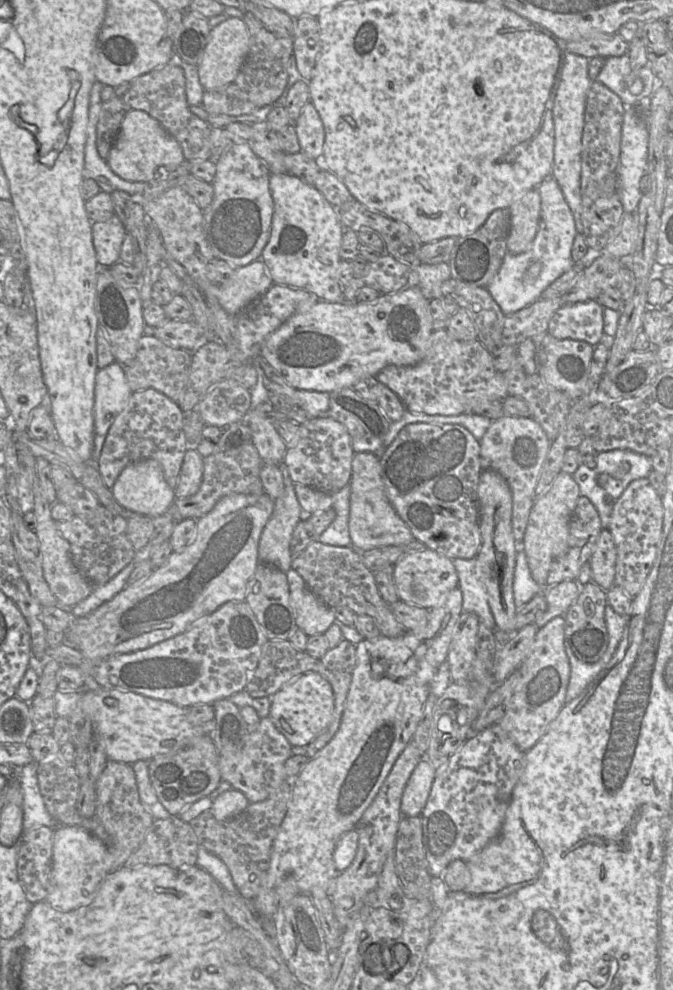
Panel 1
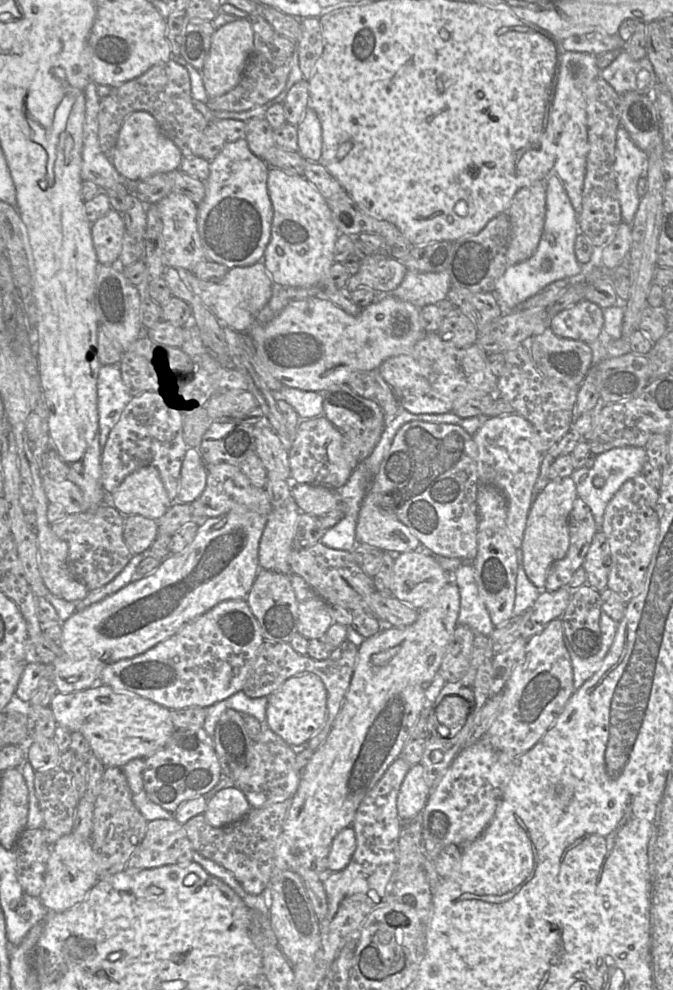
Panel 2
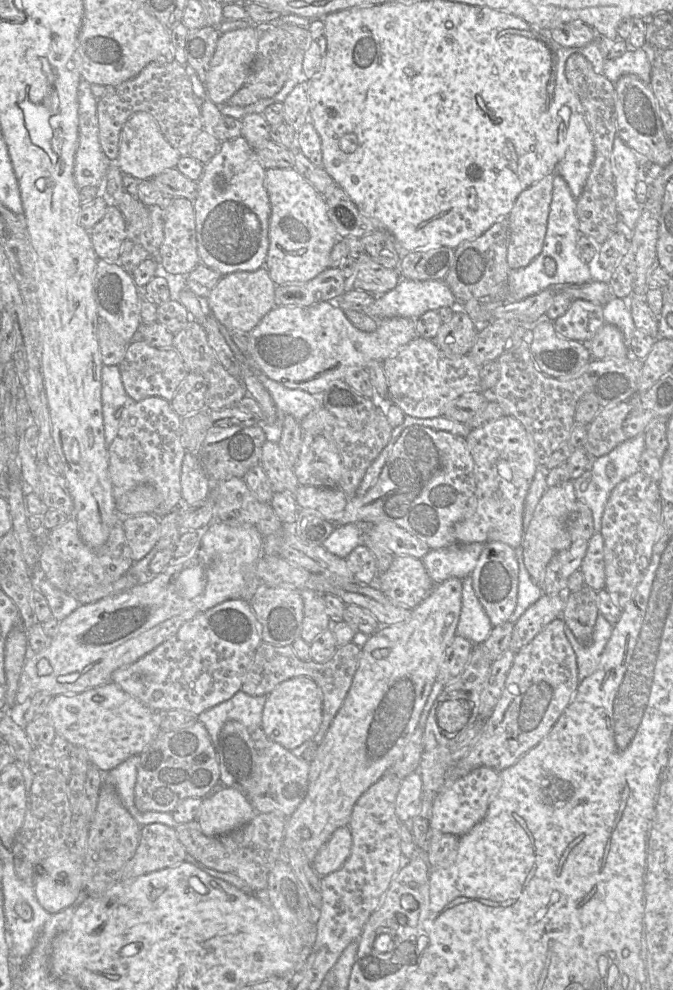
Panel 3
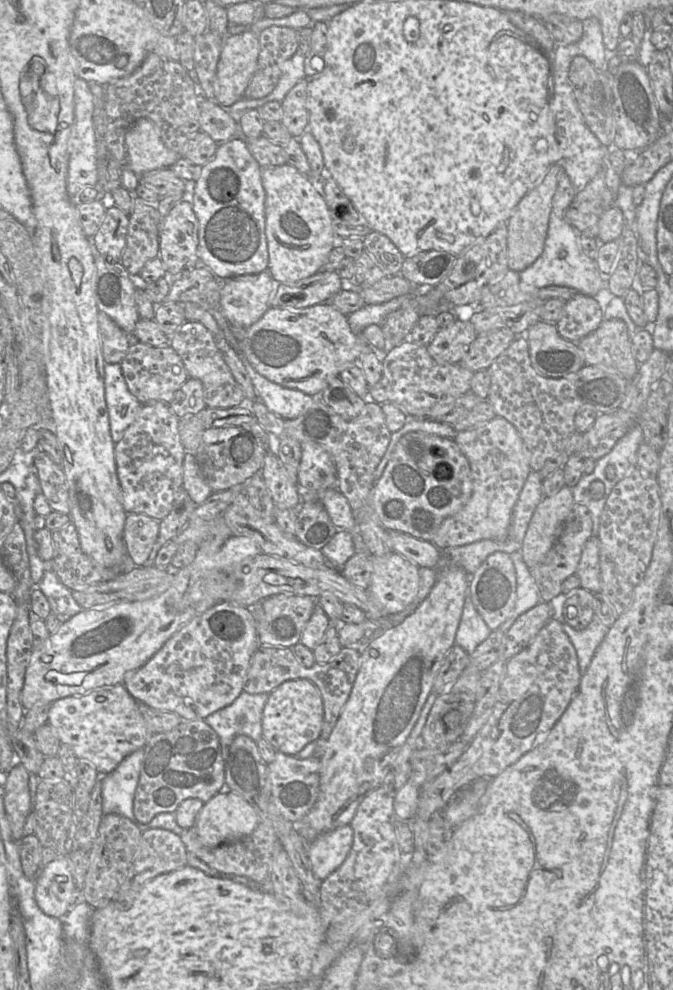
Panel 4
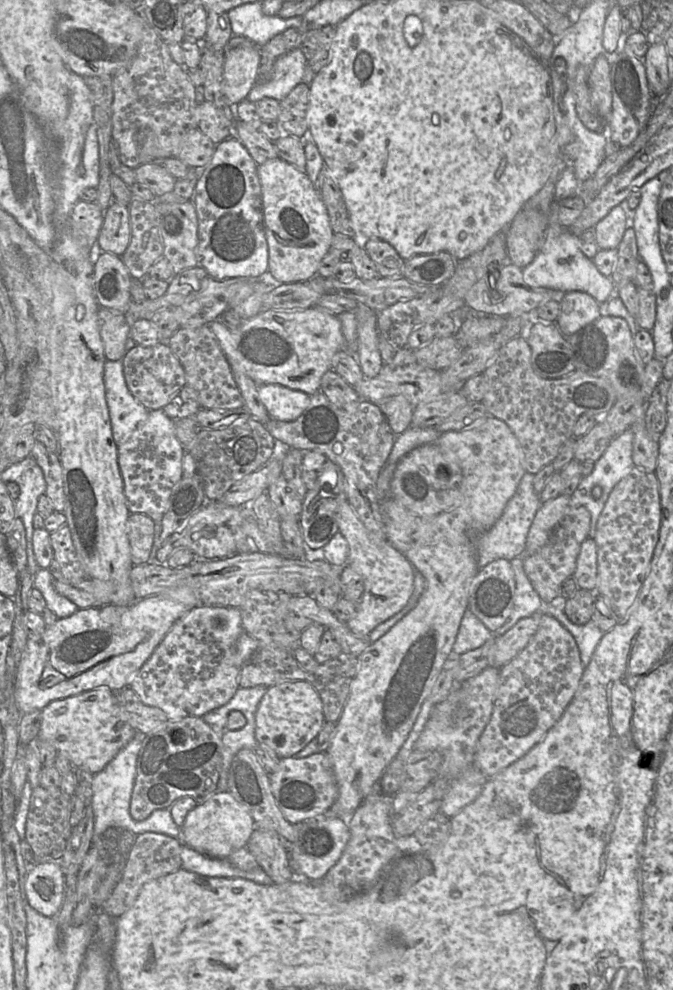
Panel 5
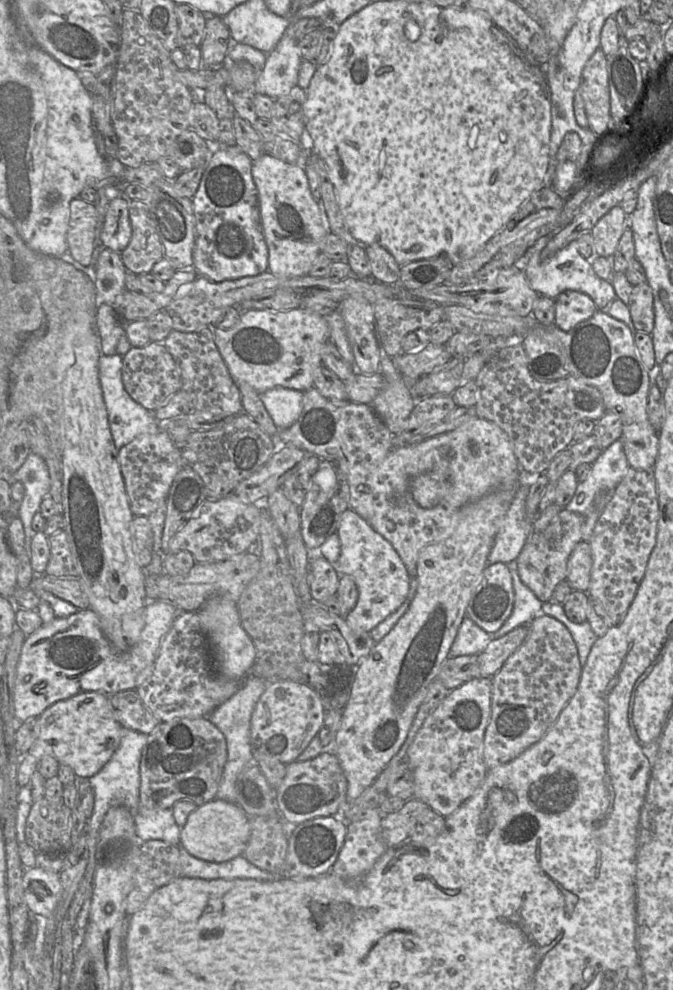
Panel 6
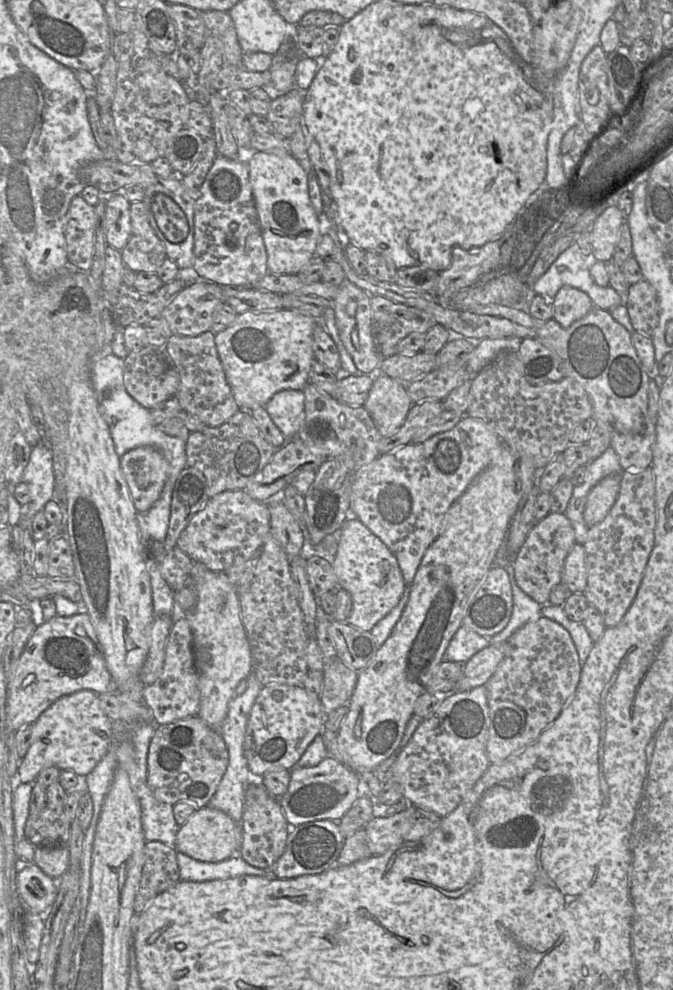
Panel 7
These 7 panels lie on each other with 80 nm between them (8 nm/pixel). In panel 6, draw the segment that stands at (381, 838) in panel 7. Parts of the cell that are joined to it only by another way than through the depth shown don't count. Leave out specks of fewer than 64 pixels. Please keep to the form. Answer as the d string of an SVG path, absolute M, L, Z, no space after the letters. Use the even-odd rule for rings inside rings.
M417 798L406 801L401 810L384 815L382 819L382 837L388 847L400 844L410 838L419 815L429 807Z

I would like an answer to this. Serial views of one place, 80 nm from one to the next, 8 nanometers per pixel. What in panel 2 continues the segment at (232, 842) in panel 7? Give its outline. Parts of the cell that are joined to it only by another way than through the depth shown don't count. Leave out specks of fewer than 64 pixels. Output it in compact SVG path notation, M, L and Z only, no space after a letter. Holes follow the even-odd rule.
M237 787L224 788L207 801L203 813L213 827L223 827L242 819L251 809L244 793Z

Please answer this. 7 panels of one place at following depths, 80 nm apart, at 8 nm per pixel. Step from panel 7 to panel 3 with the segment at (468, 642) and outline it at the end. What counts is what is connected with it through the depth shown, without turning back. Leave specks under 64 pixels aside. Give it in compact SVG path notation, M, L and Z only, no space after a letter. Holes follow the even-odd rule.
M471 578L462 579L462 605L456 635L475 644L483 644L493 628L483 606L477 598Z

